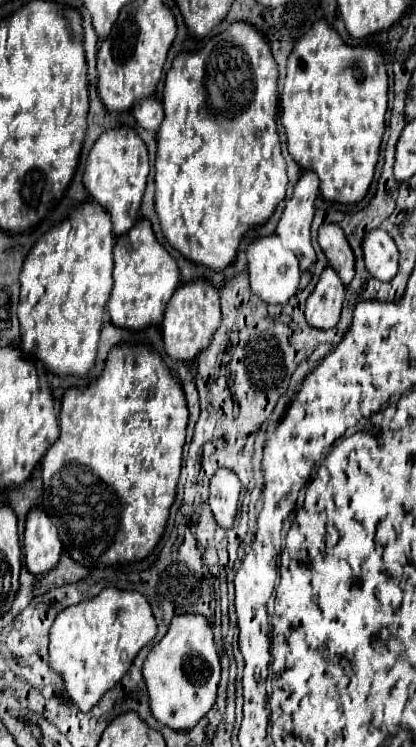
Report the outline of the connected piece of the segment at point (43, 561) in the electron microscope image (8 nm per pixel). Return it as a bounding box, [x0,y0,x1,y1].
[23,509,61,575]

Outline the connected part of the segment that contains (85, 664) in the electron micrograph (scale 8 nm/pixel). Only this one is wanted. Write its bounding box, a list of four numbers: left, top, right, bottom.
[49,589,157,711]

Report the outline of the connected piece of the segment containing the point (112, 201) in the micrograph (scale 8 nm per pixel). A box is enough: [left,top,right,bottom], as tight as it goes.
[83,127,149,233]

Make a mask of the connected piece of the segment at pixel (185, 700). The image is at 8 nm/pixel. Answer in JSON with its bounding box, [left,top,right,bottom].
[143,615,221,731]

